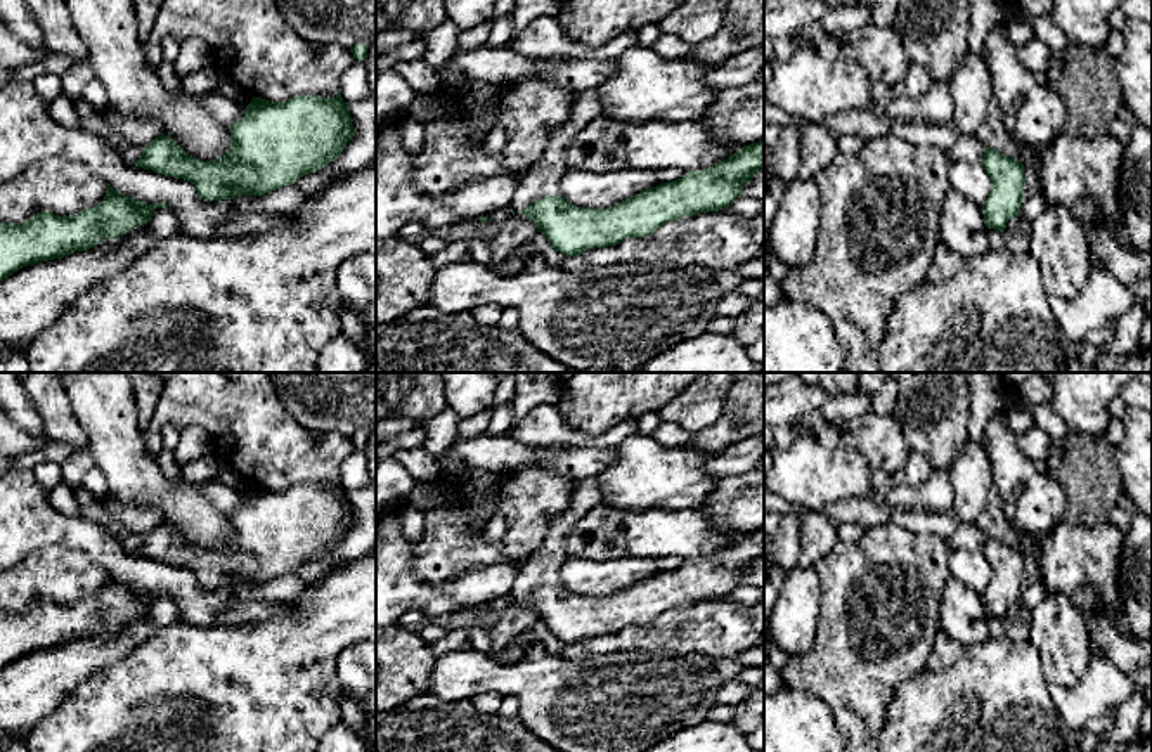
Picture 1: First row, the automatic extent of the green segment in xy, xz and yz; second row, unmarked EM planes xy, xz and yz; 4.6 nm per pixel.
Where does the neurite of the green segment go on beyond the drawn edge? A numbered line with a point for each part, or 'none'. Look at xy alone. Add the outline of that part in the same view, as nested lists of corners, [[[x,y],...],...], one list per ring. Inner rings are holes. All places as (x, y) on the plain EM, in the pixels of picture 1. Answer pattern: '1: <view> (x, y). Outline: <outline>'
1: xy (132, 541). Outline: [[[128,534],[123,542],[126,549],[133,551],[135,548],[142,544],[144,537],[146,534]]]

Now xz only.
1: xz (543, 567). Outline: [[[579,480],[570,506],[551,520],[549,532],[540,549],[520,563],[520,575],[513,587],[513,598],[523,600],[544,584],[560,582],[560,567],[566,560],[565,539],[568,530],[592,508],[603,504],[599,480]]]

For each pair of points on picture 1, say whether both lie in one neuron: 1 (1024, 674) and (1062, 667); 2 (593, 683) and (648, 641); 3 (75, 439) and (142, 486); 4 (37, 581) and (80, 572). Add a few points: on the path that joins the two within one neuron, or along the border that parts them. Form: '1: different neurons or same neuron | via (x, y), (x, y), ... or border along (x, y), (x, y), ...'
1: different neurons | border along (1028, 640), (1036, 648), (1041, 671), (1050, 683)
2: different neurons | border along (676, 654), (614, 650), (596, 657)
3: different neurons | border along (73, 411), (90, 449)
4: same neuron | via (47, 574), (70, 574)

